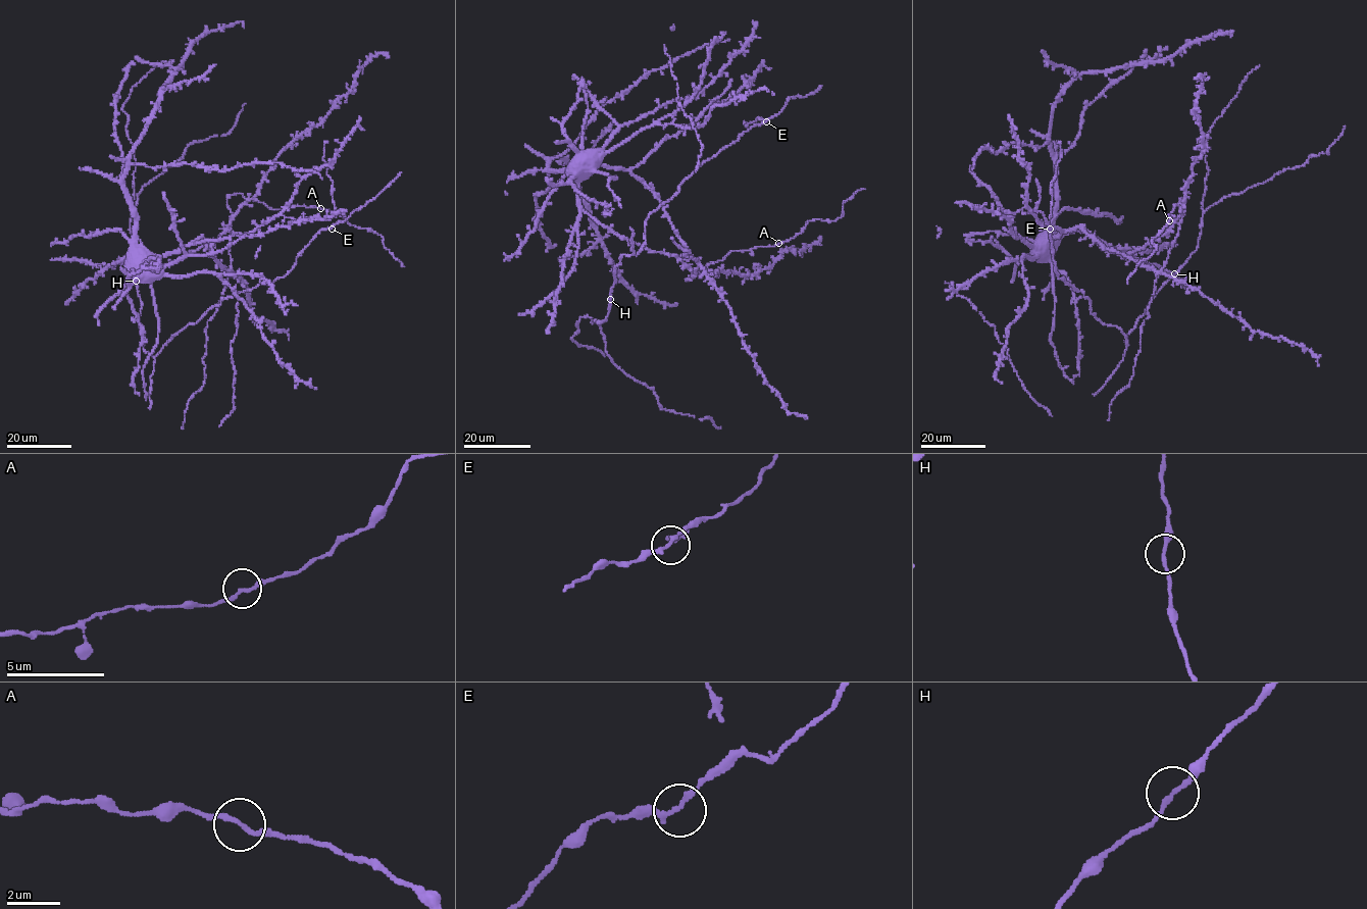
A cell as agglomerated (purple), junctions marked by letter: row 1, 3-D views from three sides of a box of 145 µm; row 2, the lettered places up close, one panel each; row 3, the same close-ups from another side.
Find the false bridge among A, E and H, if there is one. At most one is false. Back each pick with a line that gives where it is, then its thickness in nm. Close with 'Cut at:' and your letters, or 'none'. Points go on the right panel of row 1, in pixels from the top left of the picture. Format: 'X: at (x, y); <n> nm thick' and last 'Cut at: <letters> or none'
Cut at: none

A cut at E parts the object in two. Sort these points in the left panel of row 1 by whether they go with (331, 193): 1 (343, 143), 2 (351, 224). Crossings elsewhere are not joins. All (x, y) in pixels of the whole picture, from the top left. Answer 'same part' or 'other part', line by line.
1: other part
2: other part

